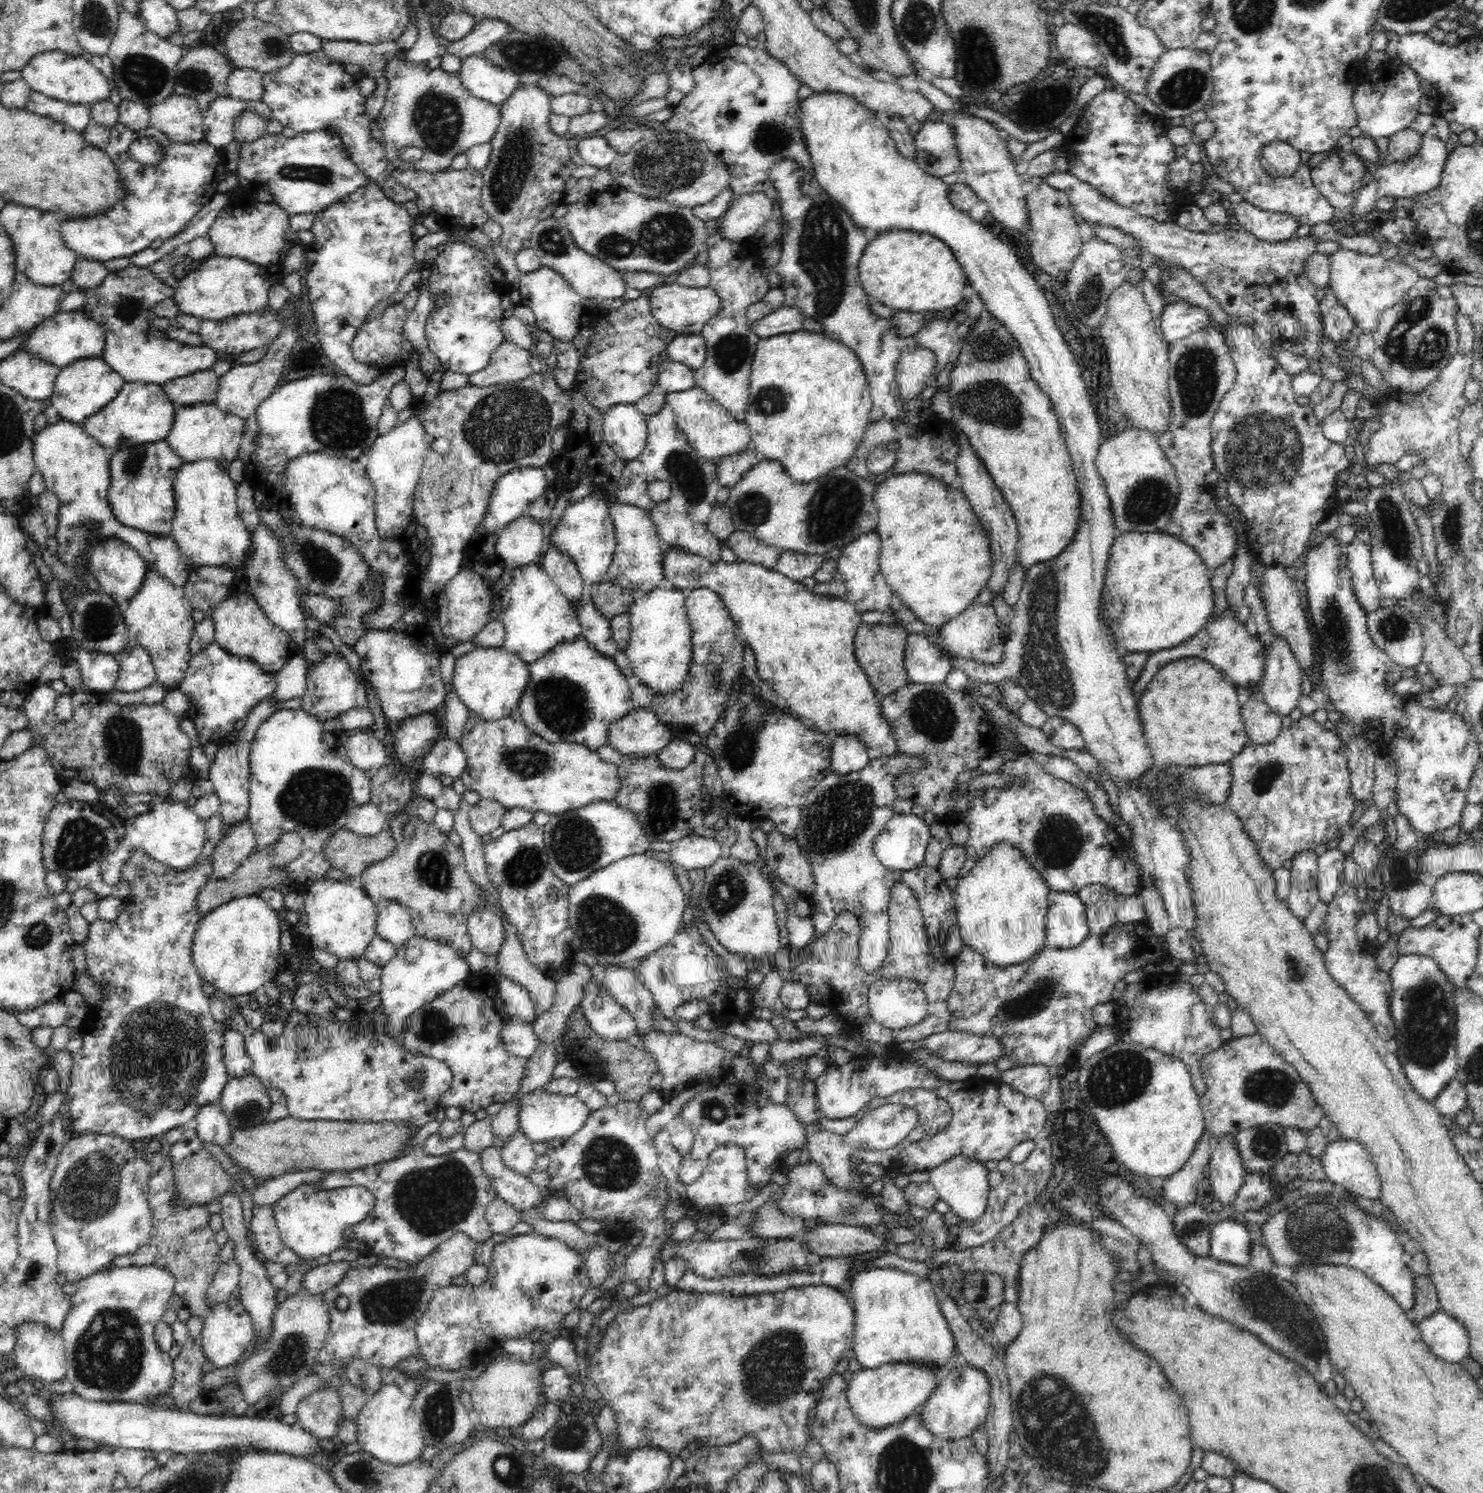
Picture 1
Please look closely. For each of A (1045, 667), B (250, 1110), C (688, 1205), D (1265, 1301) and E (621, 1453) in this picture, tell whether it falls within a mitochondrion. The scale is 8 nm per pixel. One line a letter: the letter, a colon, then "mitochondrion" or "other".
A: mitochondrion
B: mitochondrion
C: other
D: mitochondrion
E: other

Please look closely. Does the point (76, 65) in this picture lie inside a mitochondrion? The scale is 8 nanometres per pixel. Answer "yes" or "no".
no

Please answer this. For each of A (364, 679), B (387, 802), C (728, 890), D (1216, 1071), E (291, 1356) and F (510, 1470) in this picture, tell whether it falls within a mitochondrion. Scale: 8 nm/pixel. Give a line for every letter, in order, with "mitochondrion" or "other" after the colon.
A: other
B: other
C: mitochondrion
D: other
E: mitochondrion
F: mitochondrion

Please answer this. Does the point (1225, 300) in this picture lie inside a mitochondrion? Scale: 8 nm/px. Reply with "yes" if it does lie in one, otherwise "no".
no

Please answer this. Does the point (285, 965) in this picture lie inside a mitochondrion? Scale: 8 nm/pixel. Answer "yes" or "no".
no

